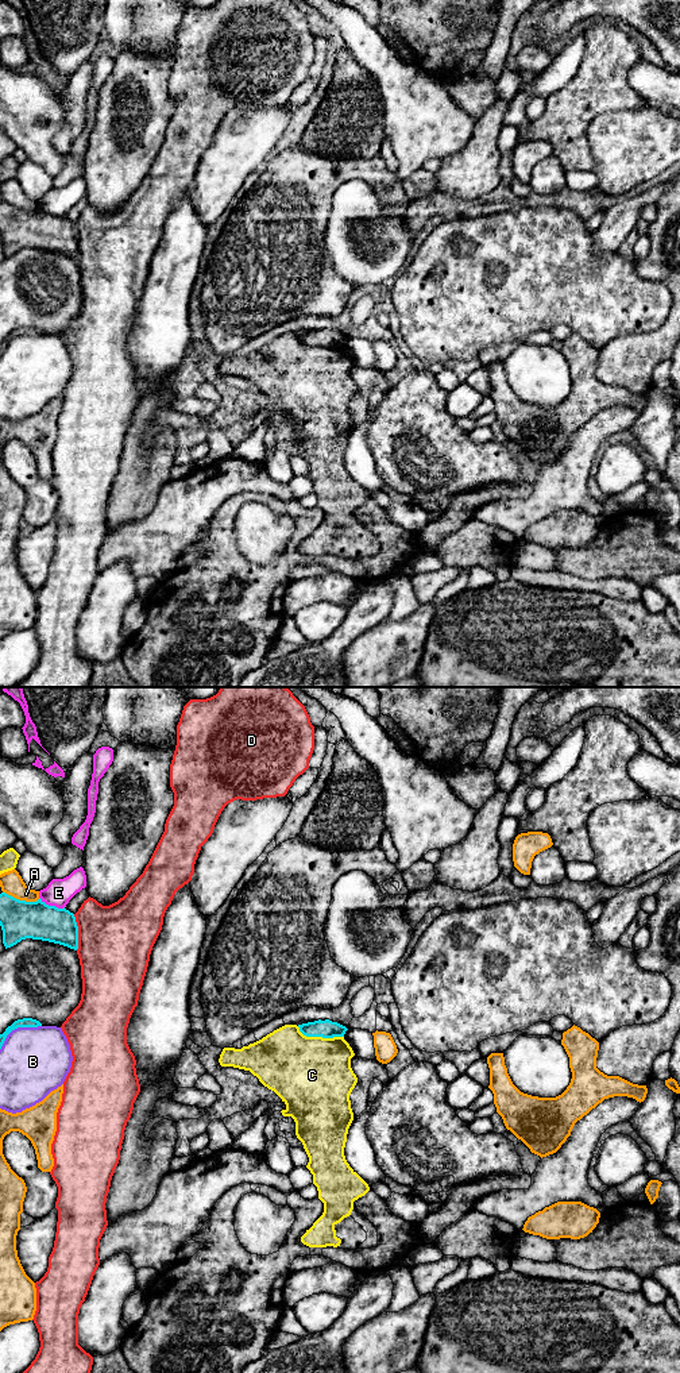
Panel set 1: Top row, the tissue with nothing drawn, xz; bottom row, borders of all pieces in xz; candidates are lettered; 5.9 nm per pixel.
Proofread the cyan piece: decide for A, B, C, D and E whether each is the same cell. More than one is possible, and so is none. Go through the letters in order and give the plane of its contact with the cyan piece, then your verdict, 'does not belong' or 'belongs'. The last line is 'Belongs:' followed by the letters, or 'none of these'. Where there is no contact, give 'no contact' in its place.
A: contact in xz; does not belong
B: contact in xz; does not belong
C: contact in xz; does not belong
D: contact in xz; does not belong
E: contact in xz; does not belong
Belongs: none of these

